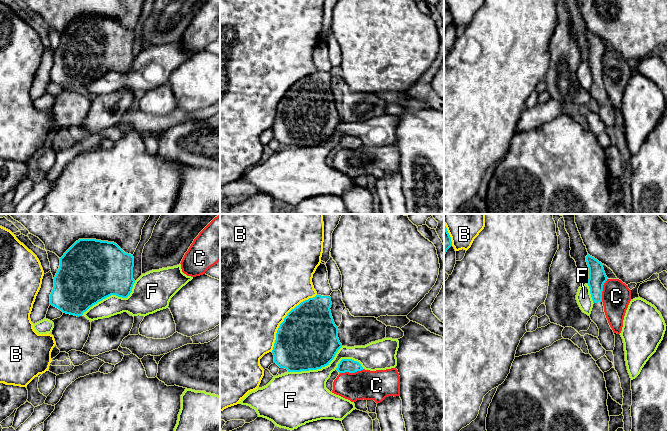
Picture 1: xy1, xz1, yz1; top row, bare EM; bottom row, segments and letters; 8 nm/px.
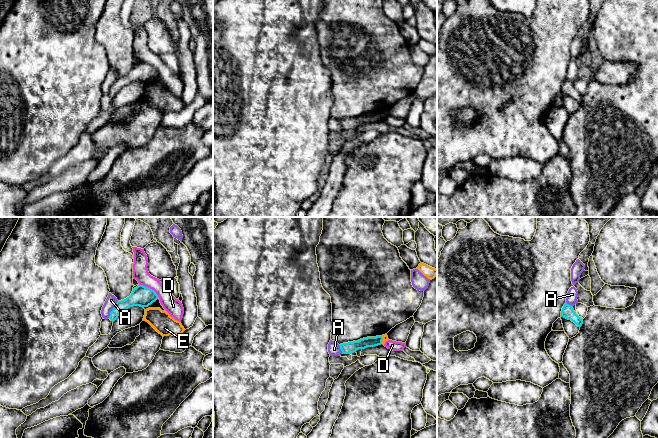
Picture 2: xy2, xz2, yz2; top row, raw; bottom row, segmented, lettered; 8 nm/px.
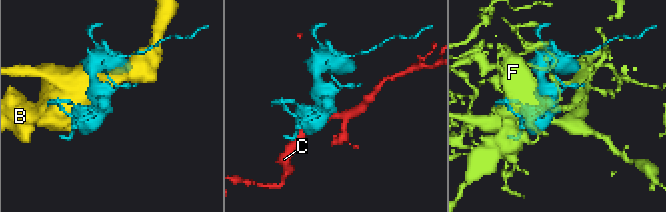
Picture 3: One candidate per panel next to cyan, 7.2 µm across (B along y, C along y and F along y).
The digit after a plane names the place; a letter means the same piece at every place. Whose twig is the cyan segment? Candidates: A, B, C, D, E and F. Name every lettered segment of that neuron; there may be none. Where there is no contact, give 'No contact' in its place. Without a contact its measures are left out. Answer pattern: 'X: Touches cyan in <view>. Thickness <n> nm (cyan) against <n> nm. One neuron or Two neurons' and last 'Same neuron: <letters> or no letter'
A: Touches cyan in xy2. Thickness 160 nm (cyan) against 90 nm. Two neurons
B: Touches cyan in xz1. Thickness 480 nm (cyan) against 500 nm. Two neurons
C: Touches cyan in xz1. Thickness 110 nm (cyan) against 240 nm. Two neurons
D: Touches cyan in xy2. Thickness 170 nm (cyan) against 140 nm. Two neurons
E: Touches cyan in xz2. Thickness 90 nm (cyan) against 50 nm. Two neurons
F: Touches cyan in xy1. Thickness 500 nm (cyan) against 220 nm. Two neurons
Same neuron: no letter

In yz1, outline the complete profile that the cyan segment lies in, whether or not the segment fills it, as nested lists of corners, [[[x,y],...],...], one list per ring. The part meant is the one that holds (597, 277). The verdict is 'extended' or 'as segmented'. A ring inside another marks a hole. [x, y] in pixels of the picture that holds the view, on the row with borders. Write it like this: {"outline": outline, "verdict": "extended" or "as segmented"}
{"outline": [[[589,254],[586,256],[586,262],[589,268],[588,286],[593,300],[593,308],[590,314],[591,320],[599,329],[598,339],[606,351],[613,351],[615,347],[615,335],[611,329],[604,312],[602,302],[603,285],[607,281],[603,265]]], "verdict": "extended"}

